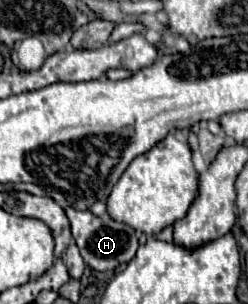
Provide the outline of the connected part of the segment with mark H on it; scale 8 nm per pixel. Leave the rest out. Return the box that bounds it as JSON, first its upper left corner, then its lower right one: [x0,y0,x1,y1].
[66,206,140,272]

